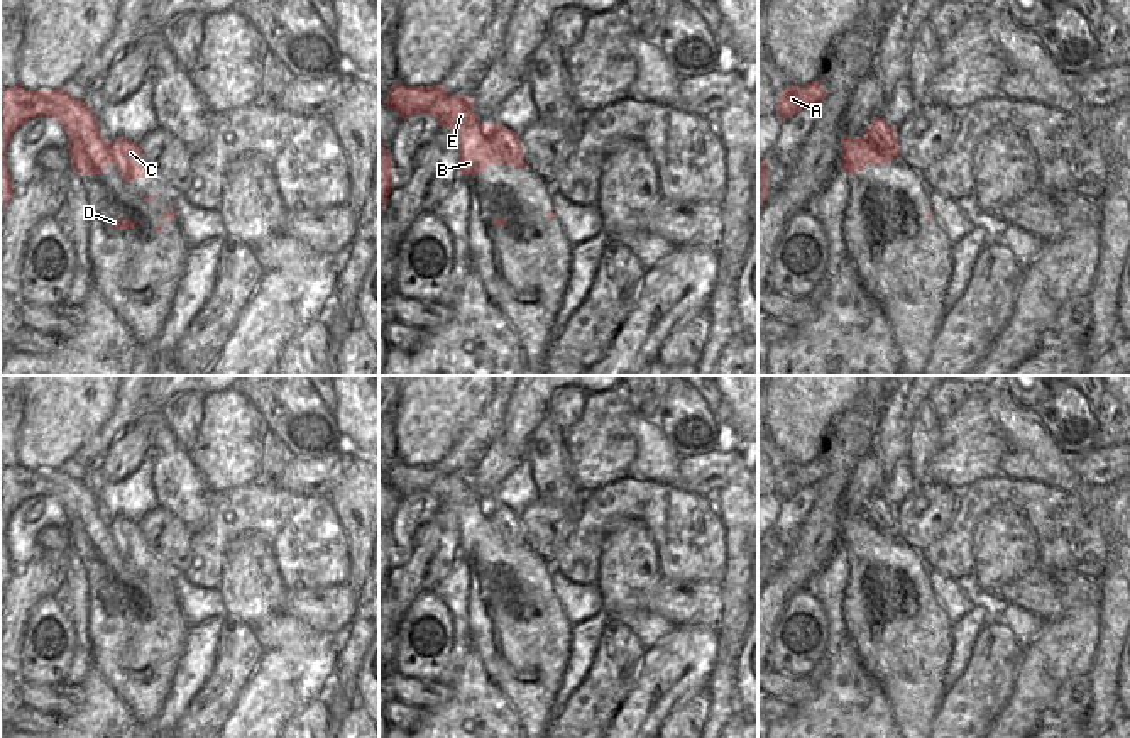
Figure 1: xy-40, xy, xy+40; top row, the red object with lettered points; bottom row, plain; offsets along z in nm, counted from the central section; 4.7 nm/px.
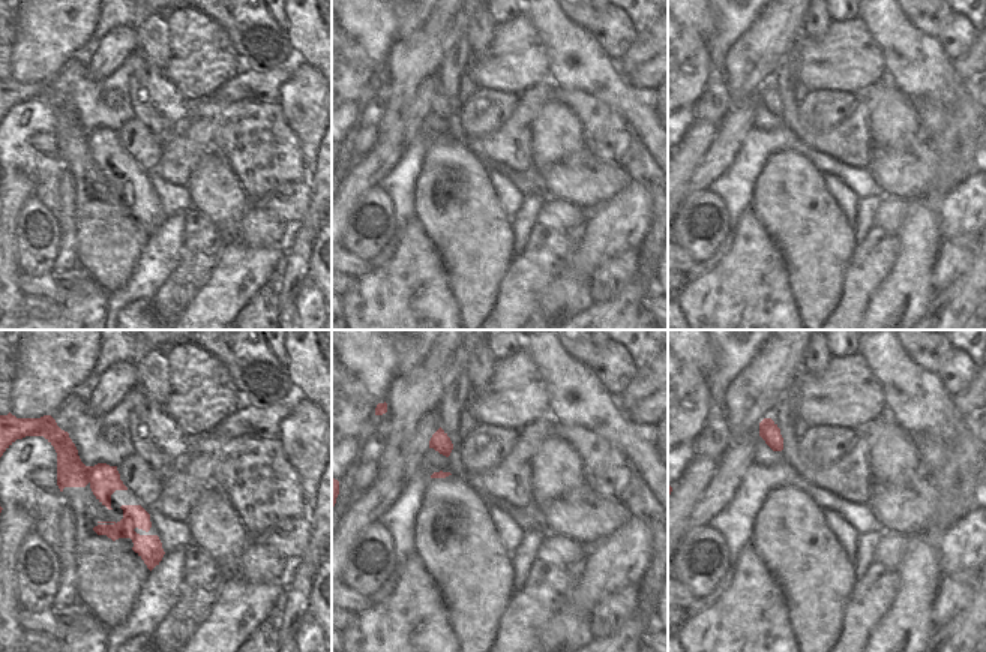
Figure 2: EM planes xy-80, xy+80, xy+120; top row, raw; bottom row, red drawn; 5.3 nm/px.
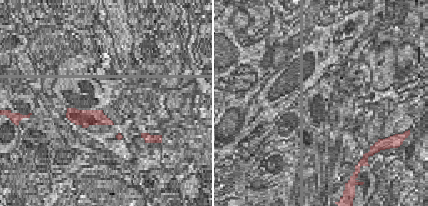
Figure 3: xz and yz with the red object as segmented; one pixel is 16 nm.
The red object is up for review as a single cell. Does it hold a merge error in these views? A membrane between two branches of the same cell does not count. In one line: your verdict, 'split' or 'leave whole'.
split

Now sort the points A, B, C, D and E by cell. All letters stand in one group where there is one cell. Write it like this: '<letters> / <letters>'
A B E / C D

